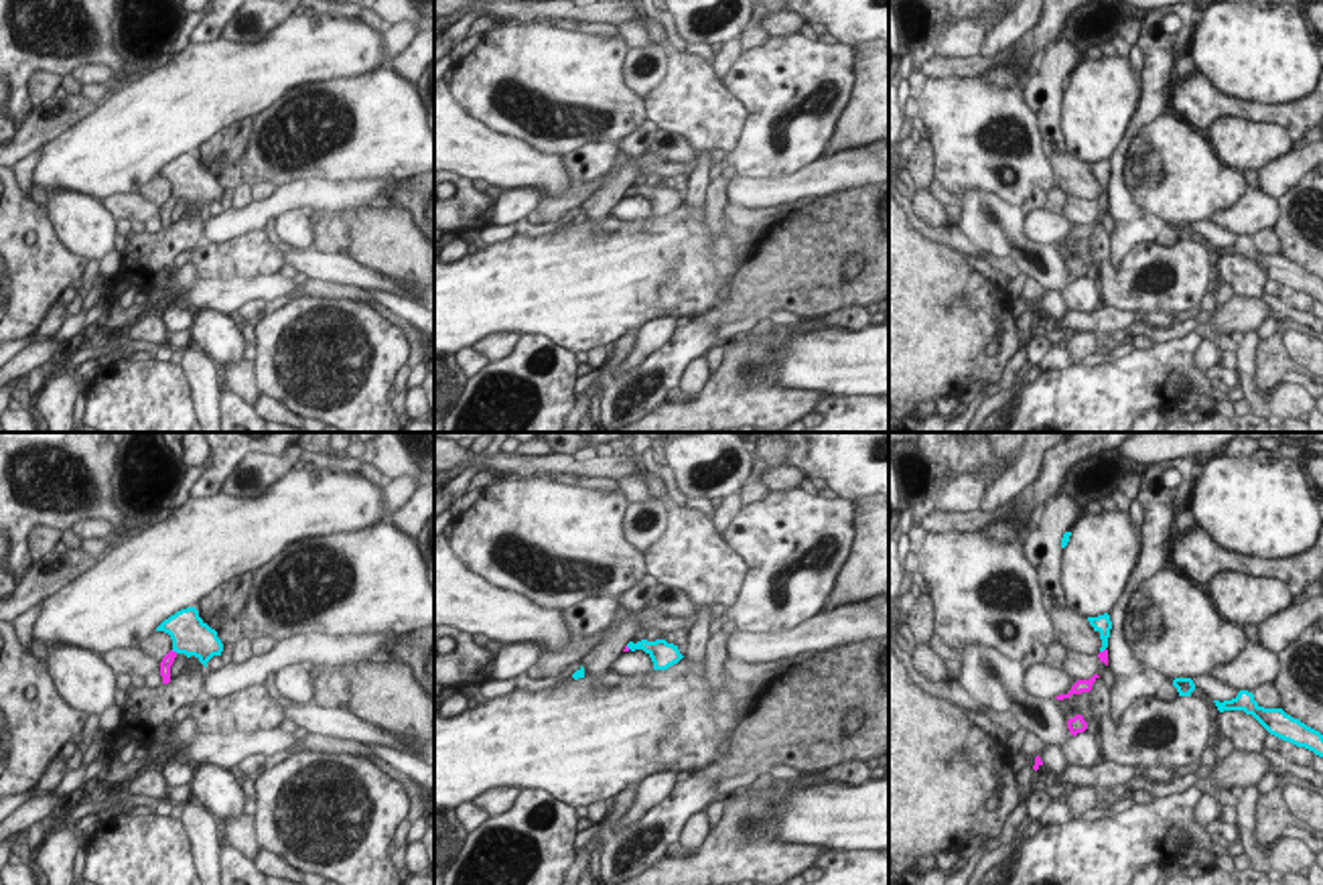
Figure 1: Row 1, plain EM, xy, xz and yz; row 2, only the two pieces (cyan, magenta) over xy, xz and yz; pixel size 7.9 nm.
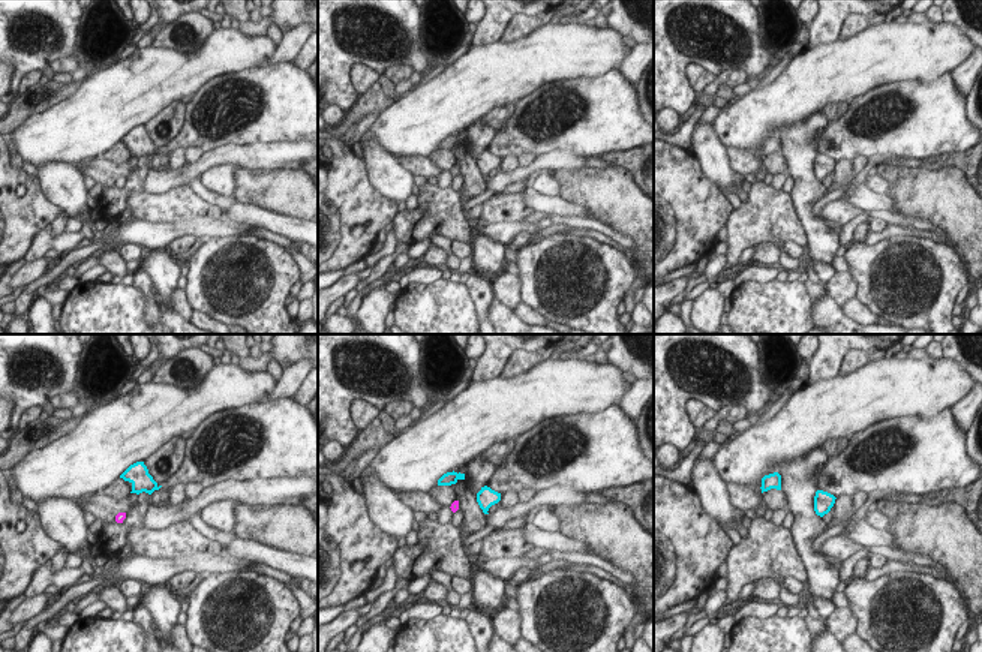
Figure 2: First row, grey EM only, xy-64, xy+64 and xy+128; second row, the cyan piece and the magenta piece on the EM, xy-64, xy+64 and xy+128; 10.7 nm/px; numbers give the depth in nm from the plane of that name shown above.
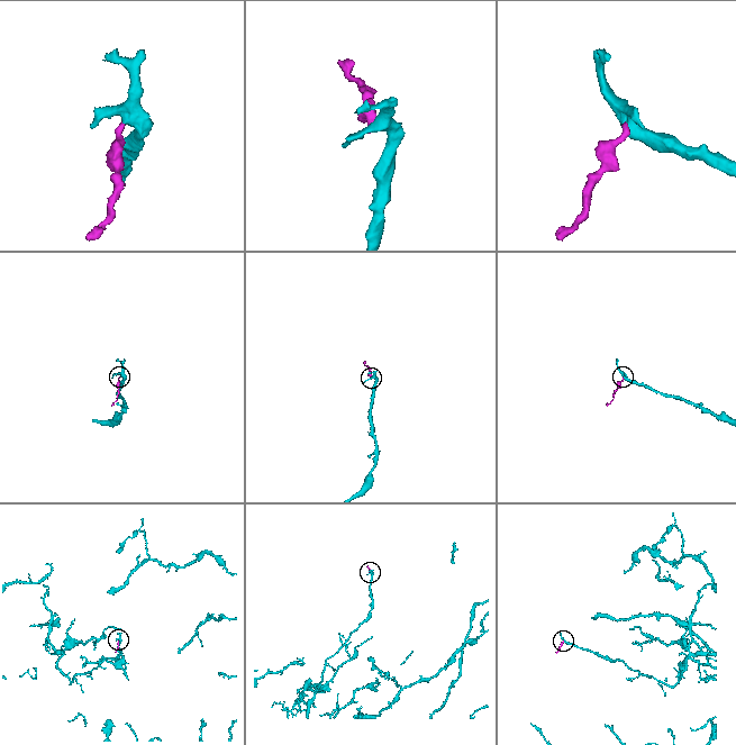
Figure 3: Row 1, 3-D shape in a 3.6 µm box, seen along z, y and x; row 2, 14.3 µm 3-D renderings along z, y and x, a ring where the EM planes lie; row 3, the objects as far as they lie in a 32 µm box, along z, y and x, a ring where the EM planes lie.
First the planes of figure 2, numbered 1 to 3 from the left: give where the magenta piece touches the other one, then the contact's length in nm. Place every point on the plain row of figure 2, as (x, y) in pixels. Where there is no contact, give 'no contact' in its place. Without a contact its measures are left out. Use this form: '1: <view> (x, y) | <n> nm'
1: no contact
2: no contact
3: no contact

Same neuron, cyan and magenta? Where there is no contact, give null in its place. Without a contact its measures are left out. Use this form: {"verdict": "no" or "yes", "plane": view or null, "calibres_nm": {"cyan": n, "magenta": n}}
{"verdict": "yes", "plane": "xy", "calibres_nm": {"cyan": 300, "magenta": 100}}

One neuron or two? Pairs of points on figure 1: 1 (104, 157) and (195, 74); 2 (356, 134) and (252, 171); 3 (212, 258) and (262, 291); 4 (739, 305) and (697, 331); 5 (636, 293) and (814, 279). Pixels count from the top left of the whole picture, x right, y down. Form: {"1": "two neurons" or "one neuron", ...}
{"1": "one neuron", "2": "one neuron", "3": "two neurons", "4": "two neurons", "5": "two neurons"}

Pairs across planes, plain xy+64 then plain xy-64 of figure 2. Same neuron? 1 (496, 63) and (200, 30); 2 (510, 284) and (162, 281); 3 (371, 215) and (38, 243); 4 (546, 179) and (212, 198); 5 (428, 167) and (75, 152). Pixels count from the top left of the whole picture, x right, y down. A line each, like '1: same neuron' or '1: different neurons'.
1: different neurons
2: different neurons
3: different neurons
4: different neurons
5: different neurons

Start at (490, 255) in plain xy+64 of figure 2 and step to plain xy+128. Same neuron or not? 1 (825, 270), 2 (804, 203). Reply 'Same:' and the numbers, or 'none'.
Same: 2

